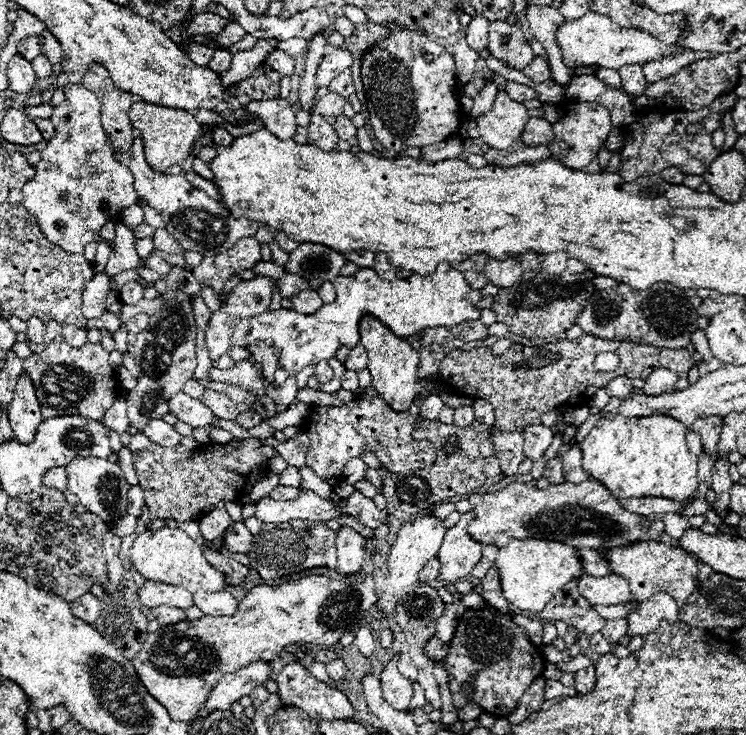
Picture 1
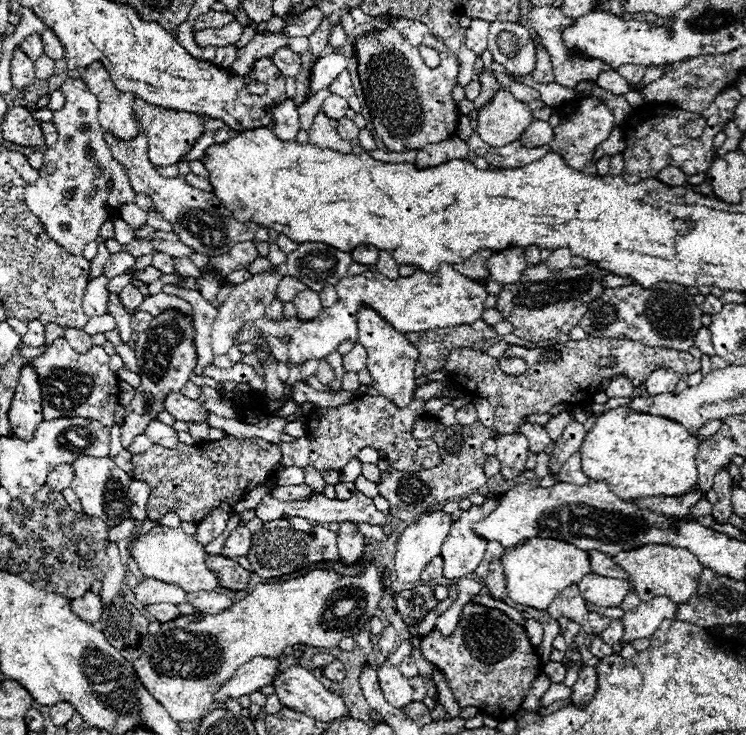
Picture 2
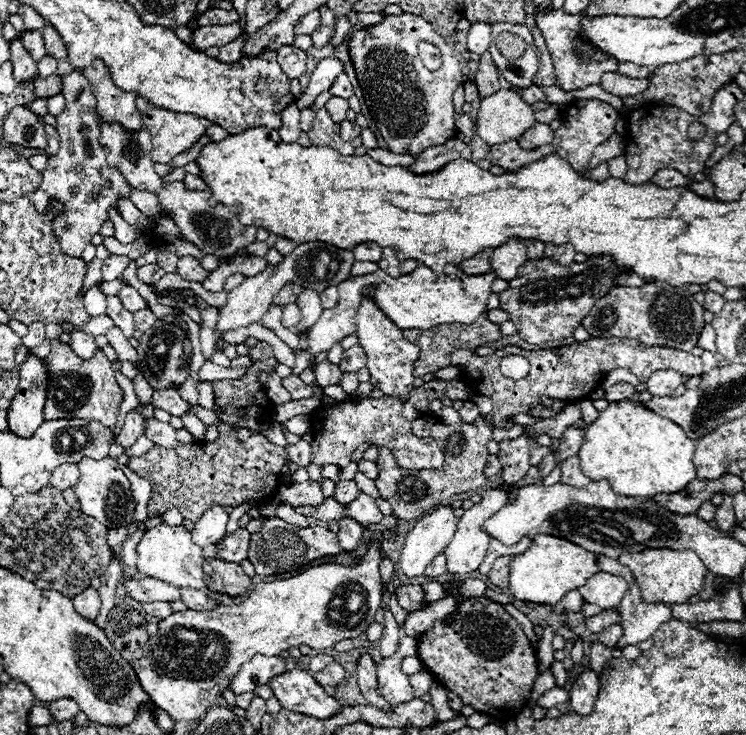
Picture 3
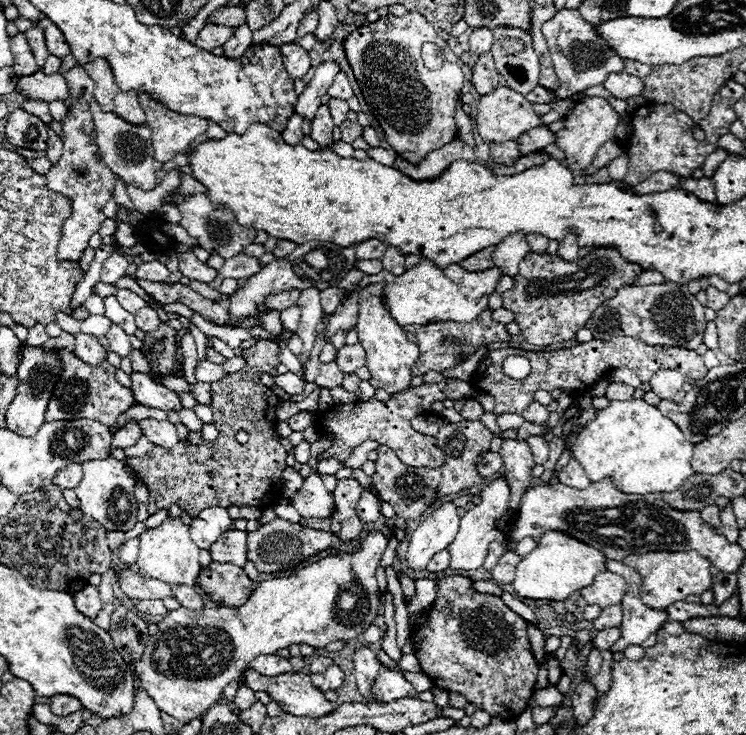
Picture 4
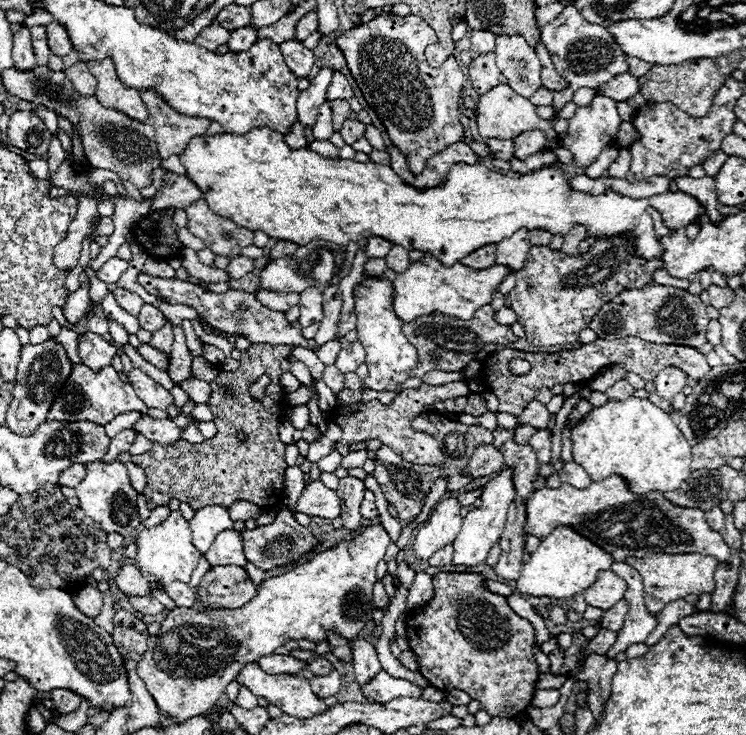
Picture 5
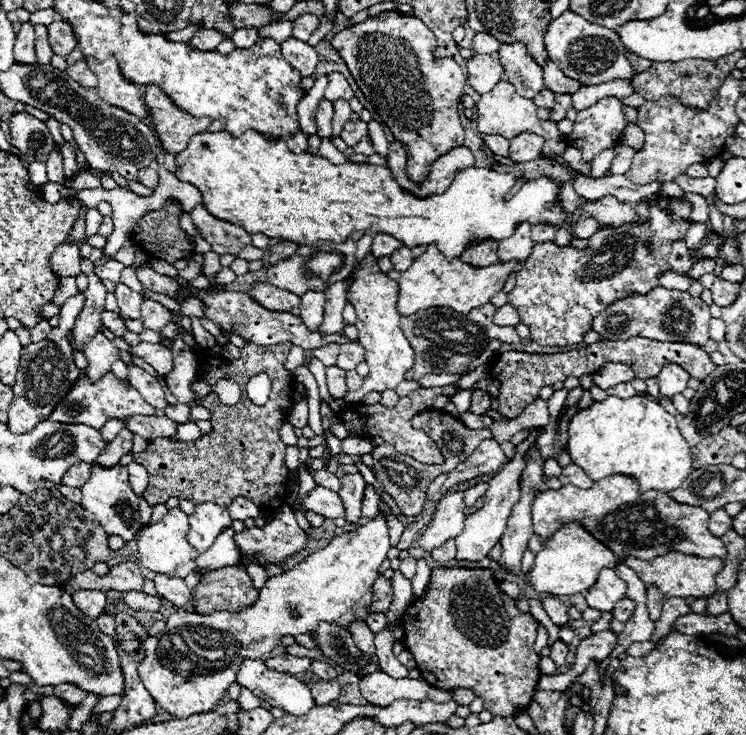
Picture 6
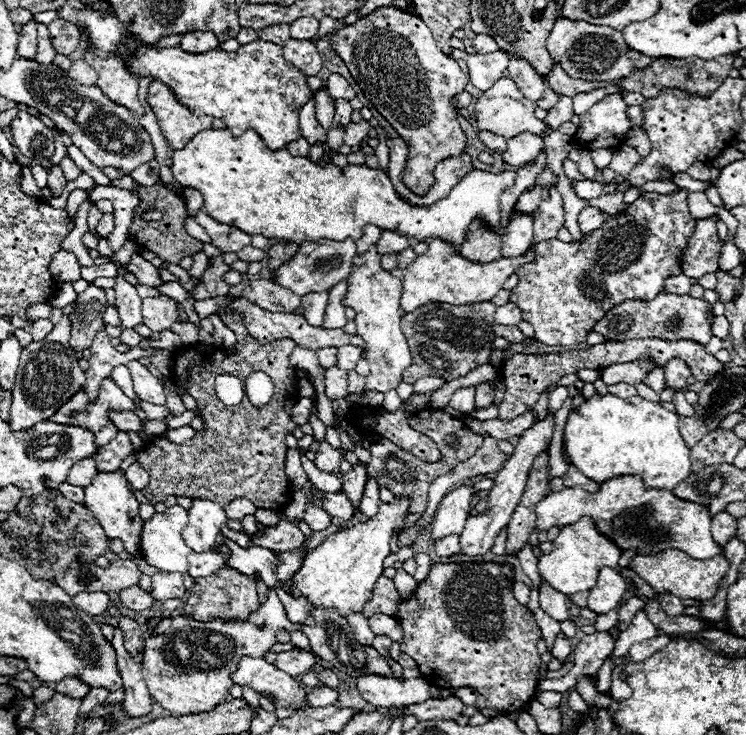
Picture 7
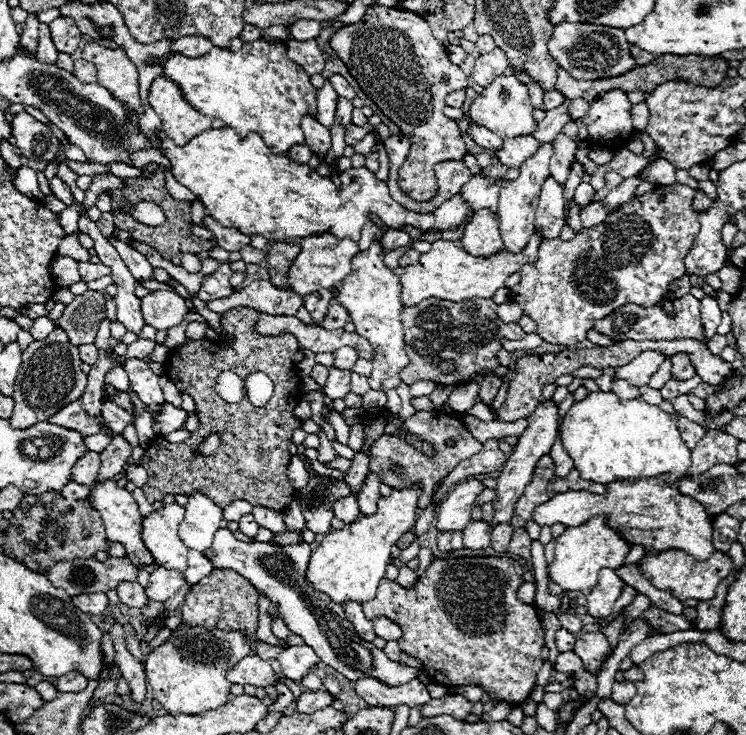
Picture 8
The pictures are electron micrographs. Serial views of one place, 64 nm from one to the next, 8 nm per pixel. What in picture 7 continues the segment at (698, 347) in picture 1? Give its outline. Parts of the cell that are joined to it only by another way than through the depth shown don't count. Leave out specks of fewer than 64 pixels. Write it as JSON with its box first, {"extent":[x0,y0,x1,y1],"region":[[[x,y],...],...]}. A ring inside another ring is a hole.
{"extent":[712,316,728,338],"region":[[[716,316],[712,322],[712,336],[726,338],[728,336],[728,320],[724,316]]]}

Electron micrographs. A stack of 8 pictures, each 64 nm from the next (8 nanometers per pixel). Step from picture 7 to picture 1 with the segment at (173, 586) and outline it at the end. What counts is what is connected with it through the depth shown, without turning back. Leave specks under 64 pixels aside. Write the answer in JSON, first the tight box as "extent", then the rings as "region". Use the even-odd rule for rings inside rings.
{"extent":[192,592,236,616],"region":[[[196,592],[192,602],[208,616],[226,616],[236,610],[236,598],[228,592]]]}

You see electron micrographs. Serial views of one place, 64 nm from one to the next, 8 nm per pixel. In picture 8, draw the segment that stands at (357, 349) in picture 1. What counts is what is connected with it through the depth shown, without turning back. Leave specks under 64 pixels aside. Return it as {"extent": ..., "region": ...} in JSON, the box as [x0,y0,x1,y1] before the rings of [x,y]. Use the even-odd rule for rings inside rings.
{"extent":[334,346,360,370],"region":[[[344,346],[344,348],[336,350],[334,356],[336,356],[334,358],[334,366],[340,368],[340,370],[352,370],[352,366],[356,364],[356,360],[360,358],[358,352],[356,352],[356,348],[352,348],[352,346]]]}

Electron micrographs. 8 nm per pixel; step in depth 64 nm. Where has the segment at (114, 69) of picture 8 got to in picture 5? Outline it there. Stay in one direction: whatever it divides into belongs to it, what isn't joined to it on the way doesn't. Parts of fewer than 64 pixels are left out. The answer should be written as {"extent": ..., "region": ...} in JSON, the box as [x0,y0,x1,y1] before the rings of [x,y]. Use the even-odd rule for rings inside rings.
{"extent":[88,60,148,122],"region":[[[100,60],[100,62],[88,62],[90,74],[98,80],[98,88],[94,96],[104,108],[114,108],[134,120],[146,122],[148,112],[140,100],[140,92],[134,88],[124,88],[122,82],[116,76],[114,62],[112,60]]]}

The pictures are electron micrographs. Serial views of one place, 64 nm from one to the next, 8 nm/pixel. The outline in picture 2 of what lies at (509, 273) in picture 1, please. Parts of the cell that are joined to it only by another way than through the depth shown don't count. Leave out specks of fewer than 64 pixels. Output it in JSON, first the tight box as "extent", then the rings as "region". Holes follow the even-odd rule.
{"extent":[486,248,526,284],"region":[[[508,248],[500,254],[492,254],[492,258],[486,262],[486,268],[490,272],[490,280],[500,284],[516,284],[526,270],[524,250]]]}

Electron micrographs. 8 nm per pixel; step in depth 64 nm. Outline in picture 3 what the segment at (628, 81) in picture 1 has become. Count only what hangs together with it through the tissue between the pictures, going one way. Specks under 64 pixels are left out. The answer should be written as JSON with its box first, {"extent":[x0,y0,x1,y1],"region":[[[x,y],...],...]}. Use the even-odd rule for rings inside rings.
{"extent":[616,62,650,78],"region":[[[624,62],[624,64],[618,66],[616,72],[622,74],[622,76],[628,76],[628,78],[648,78],[650,68],[648,66],[636,66],[632,62]]]}

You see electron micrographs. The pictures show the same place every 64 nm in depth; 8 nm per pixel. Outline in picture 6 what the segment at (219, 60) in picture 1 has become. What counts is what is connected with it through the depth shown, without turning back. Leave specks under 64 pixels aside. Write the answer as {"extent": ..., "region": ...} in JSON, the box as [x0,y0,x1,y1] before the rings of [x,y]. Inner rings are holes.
{"extent":[230,30,260,48],"region":[[[234,30],[234,34],[230,36],[230,40],[232,40],[232,44],[236,46],[236,48],[250,48],[256,40],[260,40],[258,38],[258,34],[254,34],[252,30]]]}

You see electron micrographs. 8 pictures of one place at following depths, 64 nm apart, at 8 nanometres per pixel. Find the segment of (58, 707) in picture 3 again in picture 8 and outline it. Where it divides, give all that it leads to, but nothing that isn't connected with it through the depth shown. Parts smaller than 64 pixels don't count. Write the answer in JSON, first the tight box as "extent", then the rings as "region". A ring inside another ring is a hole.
{"extent":[56,674,88,692],"region":[[[66,674],[64,678],[58,678],[56,680],[56,688],[60,692],[82,692],[86,690],[88,686],[88,680],[82,676],[82,674]]]}

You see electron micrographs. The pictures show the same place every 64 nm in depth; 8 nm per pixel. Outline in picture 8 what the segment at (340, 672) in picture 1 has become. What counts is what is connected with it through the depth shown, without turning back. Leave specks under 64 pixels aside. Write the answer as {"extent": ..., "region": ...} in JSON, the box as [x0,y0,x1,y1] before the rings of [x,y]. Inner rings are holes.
{"extent":[298,692,334,714],"region":[[[304,692],[300,698],[298,698],[298,712],[306,712],[306,714],[312,714],[320,708],[326,708],[334,702],[334,696],[330,692]]]}

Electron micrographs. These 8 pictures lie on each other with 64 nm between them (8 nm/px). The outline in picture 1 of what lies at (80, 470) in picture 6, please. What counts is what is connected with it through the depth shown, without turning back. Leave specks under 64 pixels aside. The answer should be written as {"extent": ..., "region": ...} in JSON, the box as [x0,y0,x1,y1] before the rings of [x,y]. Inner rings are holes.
{"extent":[42,466,66,490],"region":[[[62,466],[46,470],[44,478],[42,478],[44,486],[50,486],[54,490],[66,490],[66,470]]]}

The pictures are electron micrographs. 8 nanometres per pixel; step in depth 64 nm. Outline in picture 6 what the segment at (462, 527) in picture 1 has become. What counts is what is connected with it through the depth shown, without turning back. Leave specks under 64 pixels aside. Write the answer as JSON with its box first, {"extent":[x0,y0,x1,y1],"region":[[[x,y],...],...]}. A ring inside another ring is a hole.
{"extent":[456,428,542,562],"region":[[[534,428],[528,436],[526,442],[520,444],[520,450],[516,452],[516,458],[512,462],[508,462],[490,482],[488,482],[488,490],[484,494],[484,510],[476,510],[472,514],[466,516],[464,520],[464,530],[462,534],[456,536],[456,560],[472,560],[472,562],[478,562],[482,558],[488,556],[488,552],[494,548],[494,544],[498,544],[504,528],[506,528],[506,522],[508,522],[508,516],[512,512],[512,506],[520,500],[520,472],[524,468],[524,456],[526,456],[526,450],[534,446],[534,440],[536,440],[536,434],[540,432],[542,428]]]}

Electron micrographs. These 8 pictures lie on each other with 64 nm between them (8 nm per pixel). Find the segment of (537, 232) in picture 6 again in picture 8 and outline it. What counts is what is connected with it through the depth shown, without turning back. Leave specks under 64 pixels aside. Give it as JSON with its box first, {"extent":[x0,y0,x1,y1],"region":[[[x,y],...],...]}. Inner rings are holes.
{"extent":[536,178,564,238],"region":[[[548,178],[542,186],[538,208],[536,208],[536,232],[542,234],[542,238],[556,238],[564,226],[564,190],[554,180]]]}

